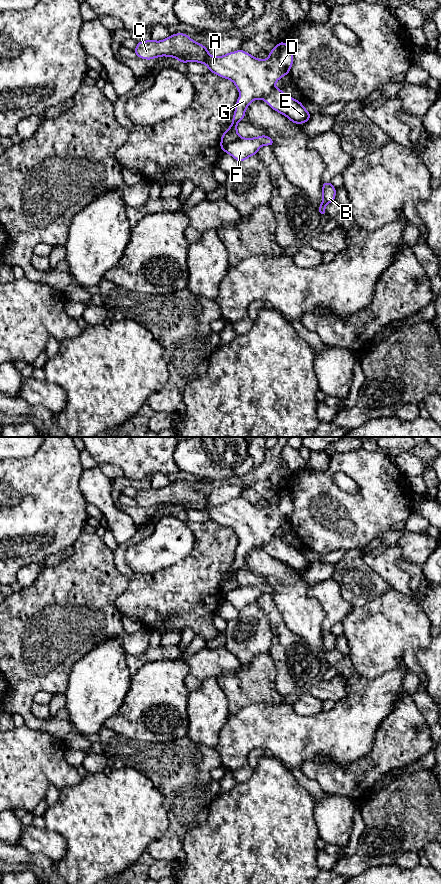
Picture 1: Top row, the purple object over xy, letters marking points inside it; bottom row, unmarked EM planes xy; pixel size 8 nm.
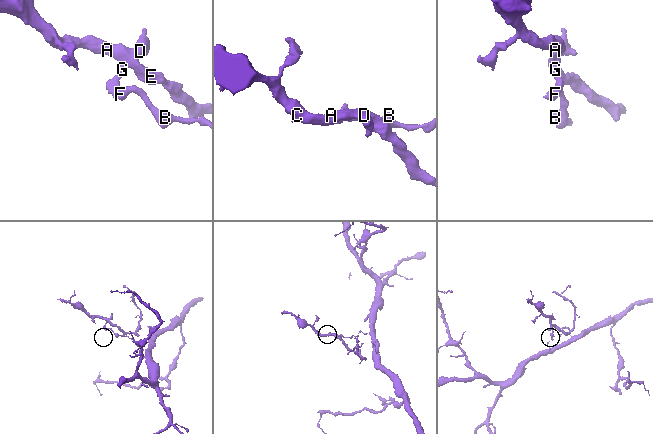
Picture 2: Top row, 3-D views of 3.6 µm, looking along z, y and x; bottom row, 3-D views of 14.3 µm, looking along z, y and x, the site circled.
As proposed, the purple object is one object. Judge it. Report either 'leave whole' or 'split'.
split

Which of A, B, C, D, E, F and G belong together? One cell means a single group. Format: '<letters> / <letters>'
A C D E G / B F

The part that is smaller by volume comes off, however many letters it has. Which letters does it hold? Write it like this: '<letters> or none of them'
A, C, D, E, G

